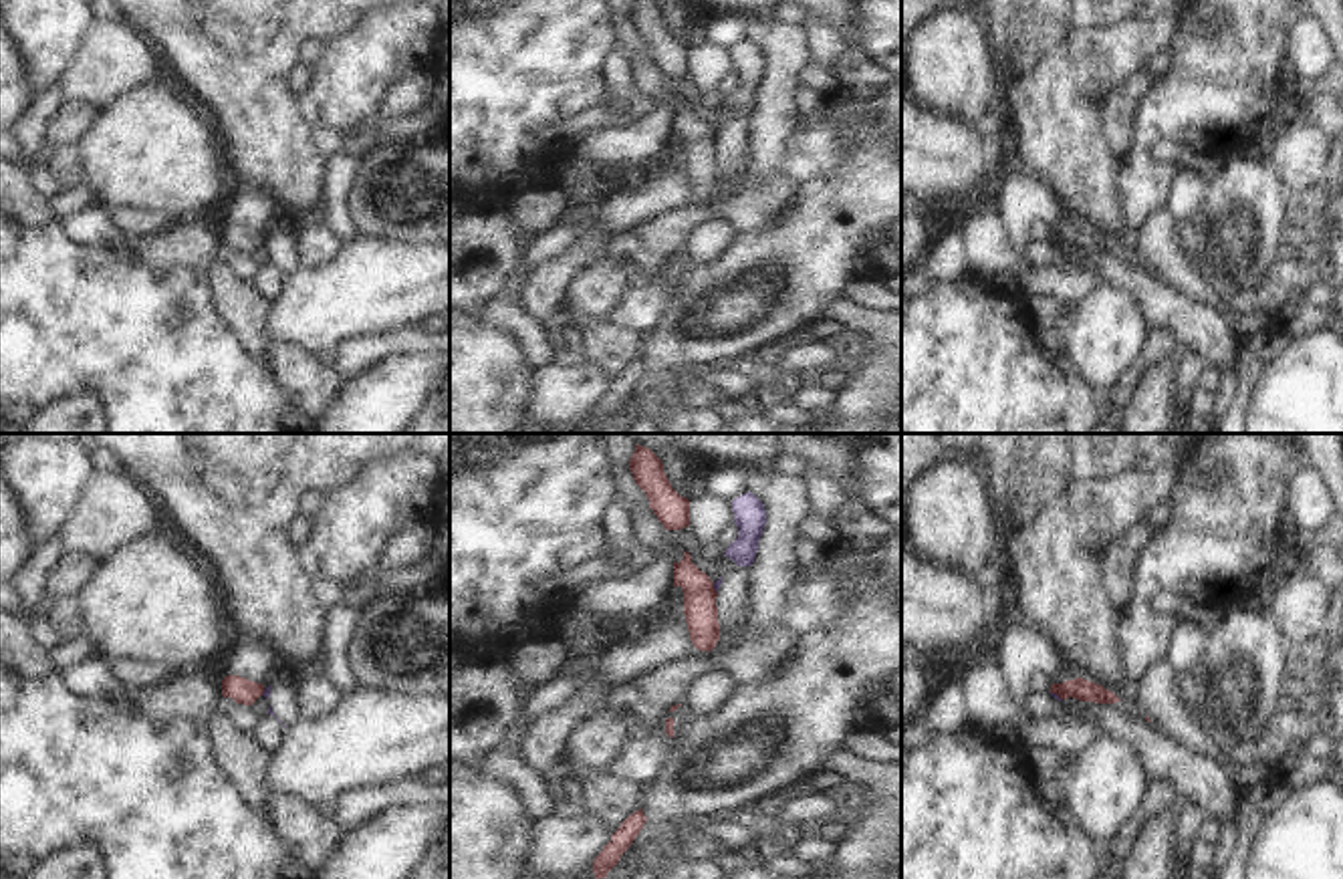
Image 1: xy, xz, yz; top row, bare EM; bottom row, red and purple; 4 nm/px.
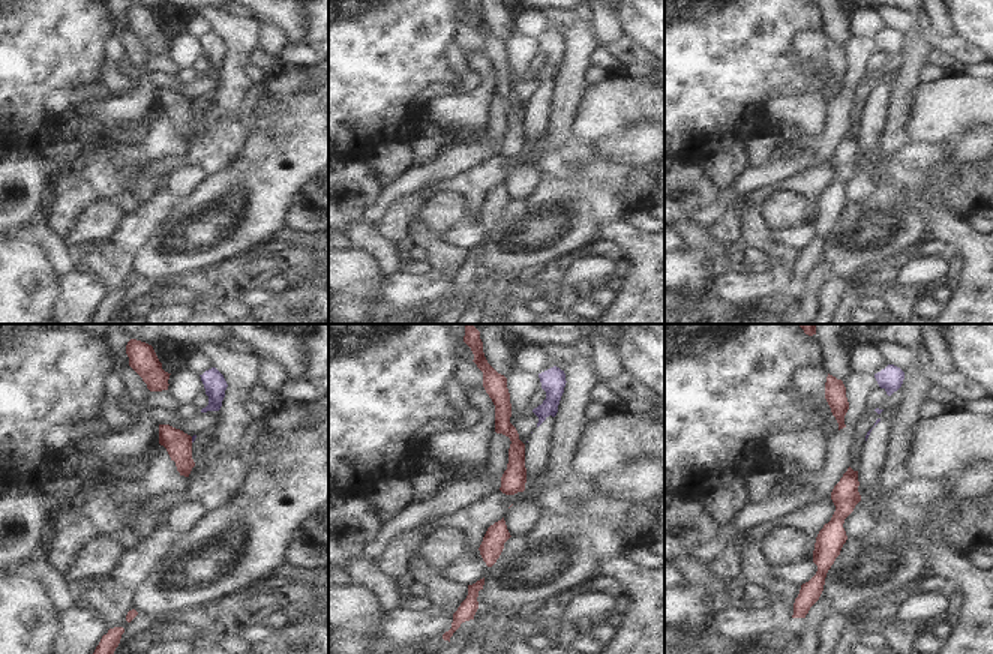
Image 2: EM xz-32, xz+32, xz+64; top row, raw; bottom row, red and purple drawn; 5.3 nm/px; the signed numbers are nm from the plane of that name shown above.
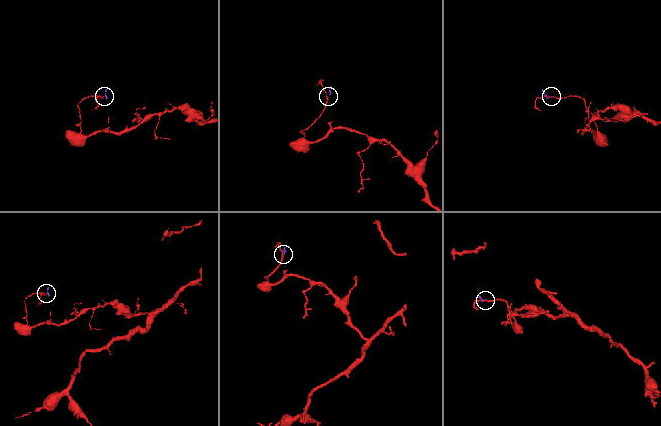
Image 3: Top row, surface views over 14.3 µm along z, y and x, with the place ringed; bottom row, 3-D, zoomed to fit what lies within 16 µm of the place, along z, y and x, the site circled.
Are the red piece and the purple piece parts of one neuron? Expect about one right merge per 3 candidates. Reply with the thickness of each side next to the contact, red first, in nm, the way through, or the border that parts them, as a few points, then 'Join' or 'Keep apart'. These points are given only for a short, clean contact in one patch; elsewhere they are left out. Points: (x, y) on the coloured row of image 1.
Thickness 90 nm (red) against 20 nm. Boundary: yz (1049, 692), (1061, 700). Keep apart.

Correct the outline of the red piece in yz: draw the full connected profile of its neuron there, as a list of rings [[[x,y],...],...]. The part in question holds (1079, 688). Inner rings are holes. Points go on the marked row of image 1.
[[[1083,677],[1069,679],[1063,683],[1053,683],[1051,694],[1057,694],[1061,700],[1075,698],[1081,702],[1095,702],[1095,704],[1121,702],[1113,692],[1105,689],[1099,683],[1087,681]]]

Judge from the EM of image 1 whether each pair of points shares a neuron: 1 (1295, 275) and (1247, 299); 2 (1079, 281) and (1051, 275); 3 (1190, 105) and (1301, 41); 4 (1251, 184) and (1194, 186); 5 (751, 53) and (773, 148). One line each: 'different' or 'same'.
1: same
2: same
3: different
4: different
5: different

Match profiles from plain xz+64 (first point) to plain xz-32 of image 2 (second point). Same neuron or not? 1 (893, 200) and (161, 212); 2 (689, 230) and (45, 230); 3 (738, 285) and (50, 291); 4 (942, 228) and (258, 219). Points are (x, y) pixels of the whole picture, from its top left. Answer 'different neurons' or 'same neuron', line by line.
1: different neurons
2: same neuron
3: different neurons
4: different neurons

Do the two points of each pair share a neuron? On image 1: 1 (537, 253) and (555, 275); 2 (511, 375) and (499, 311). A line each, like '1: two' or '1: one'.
1: two
2: two

